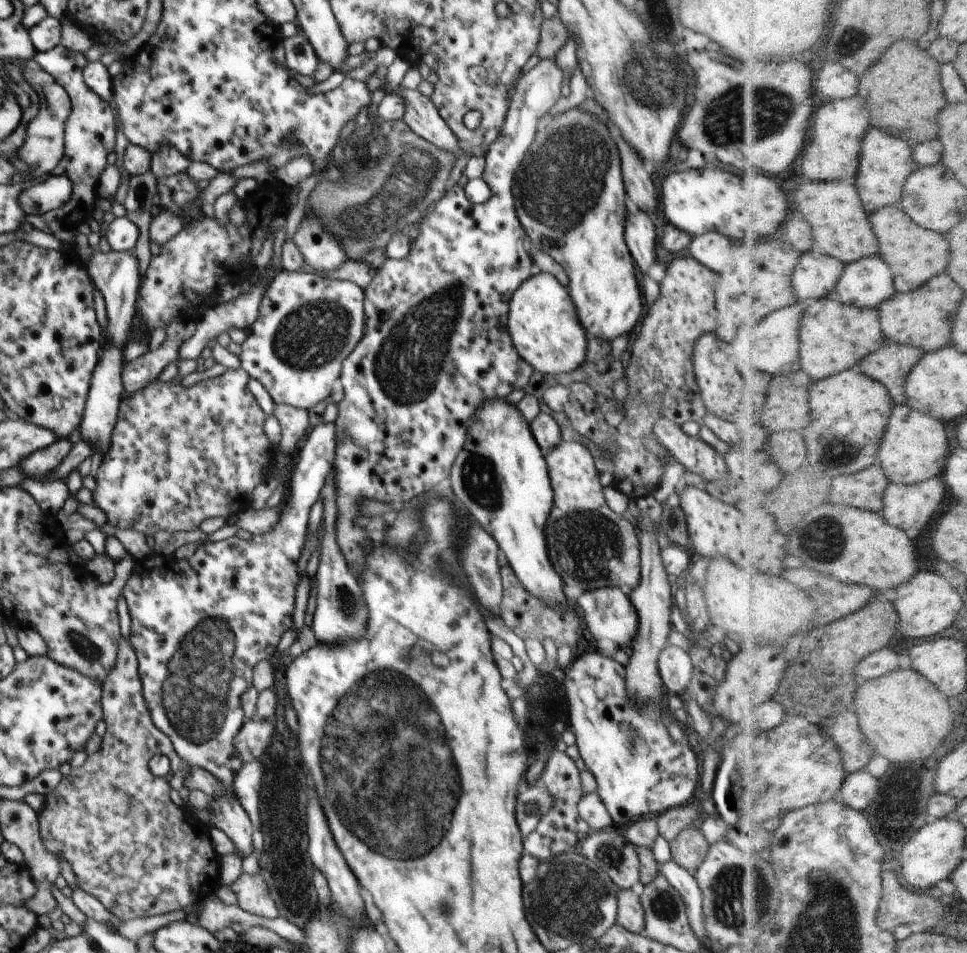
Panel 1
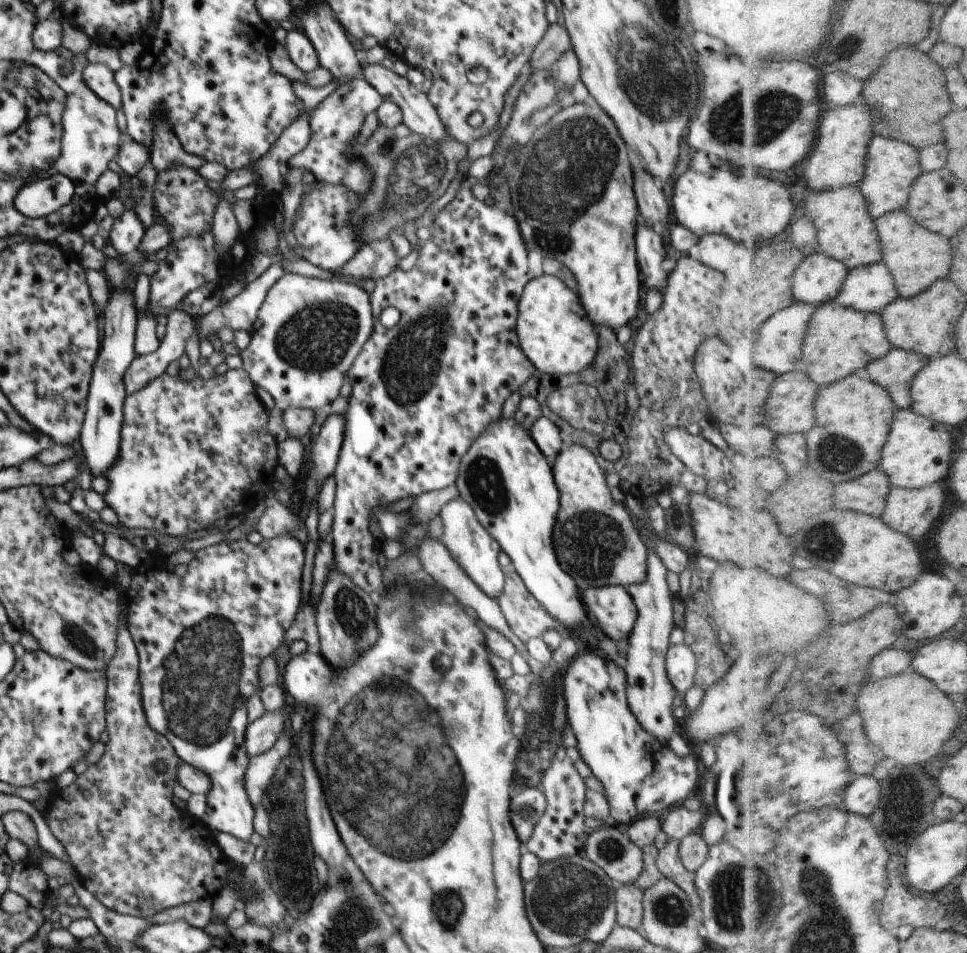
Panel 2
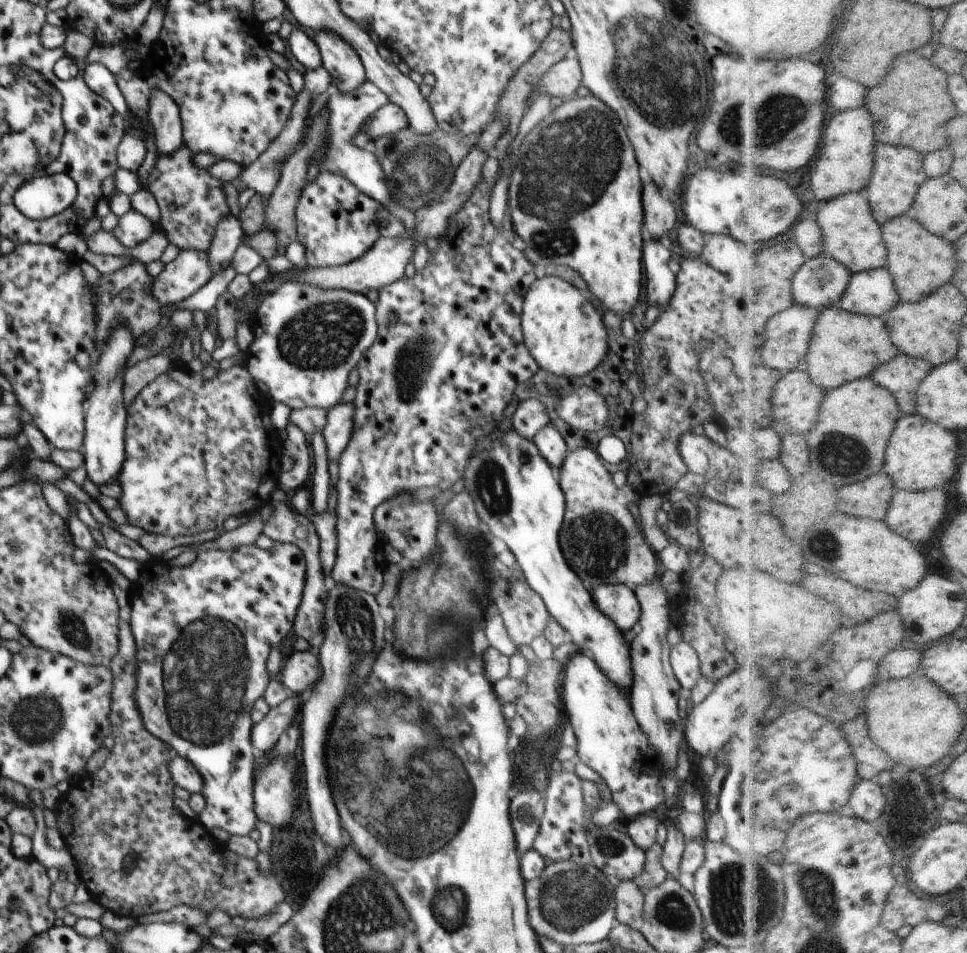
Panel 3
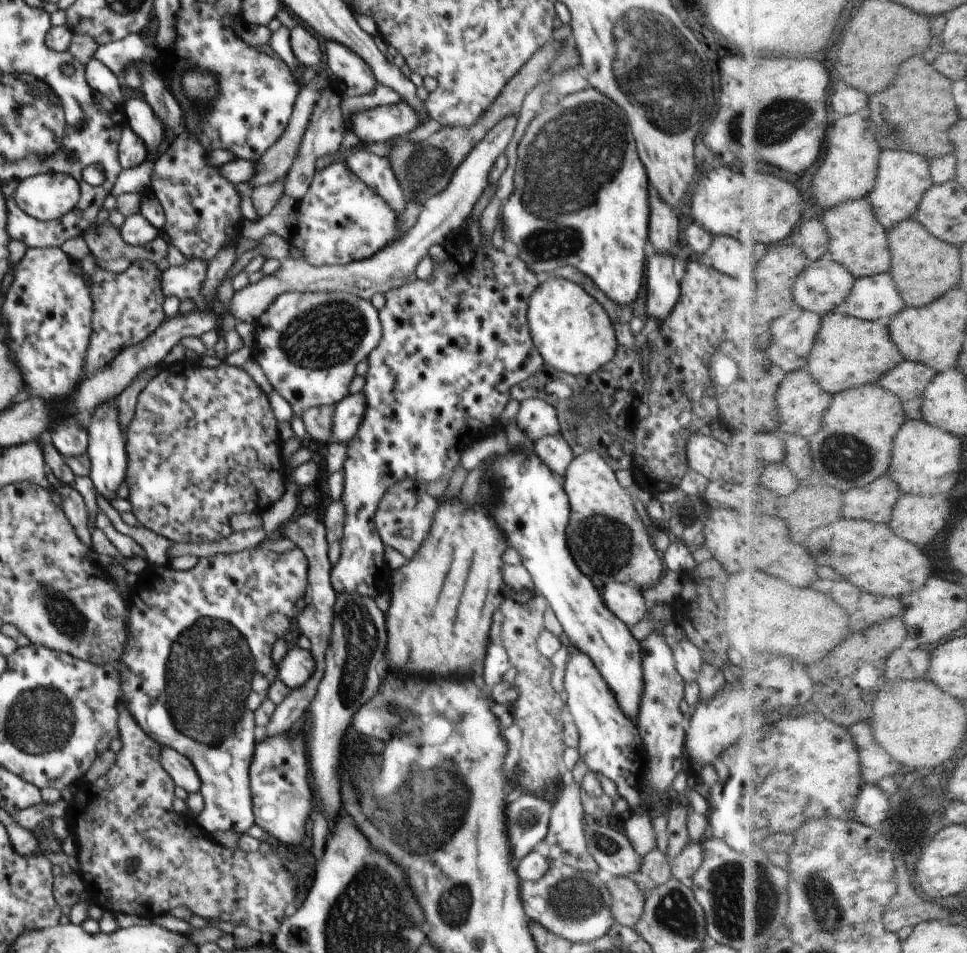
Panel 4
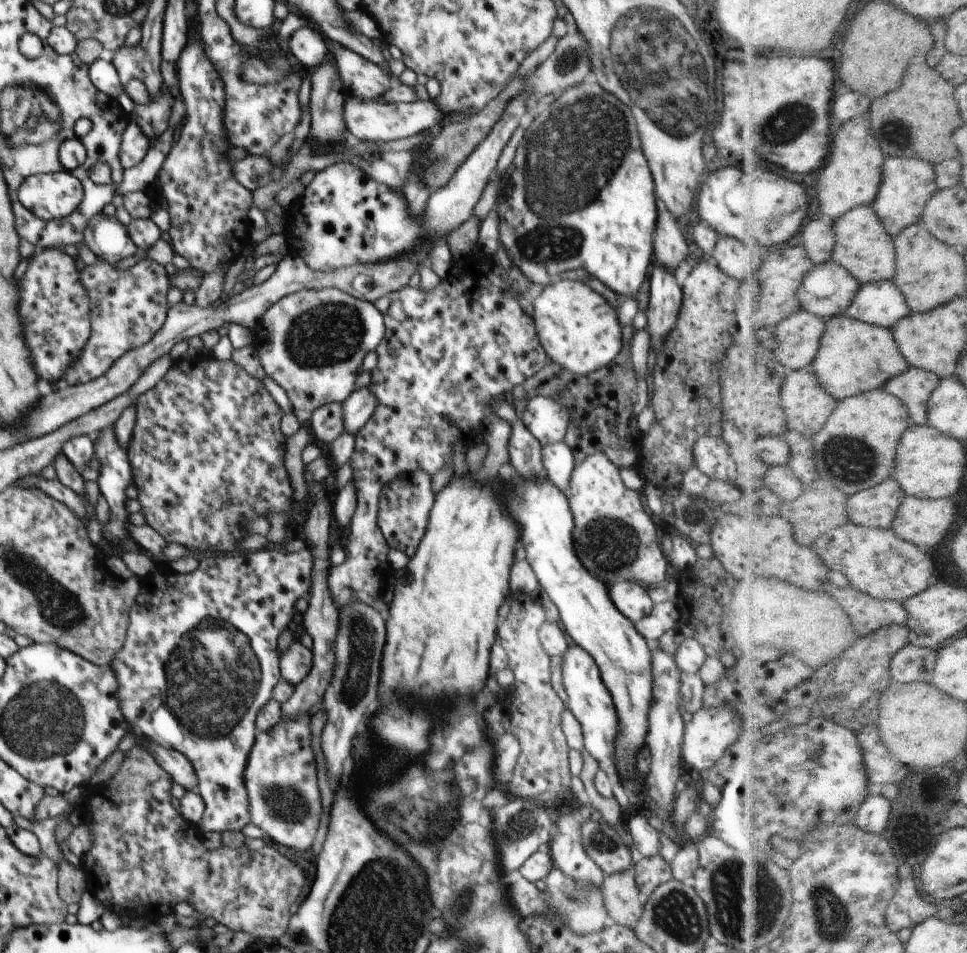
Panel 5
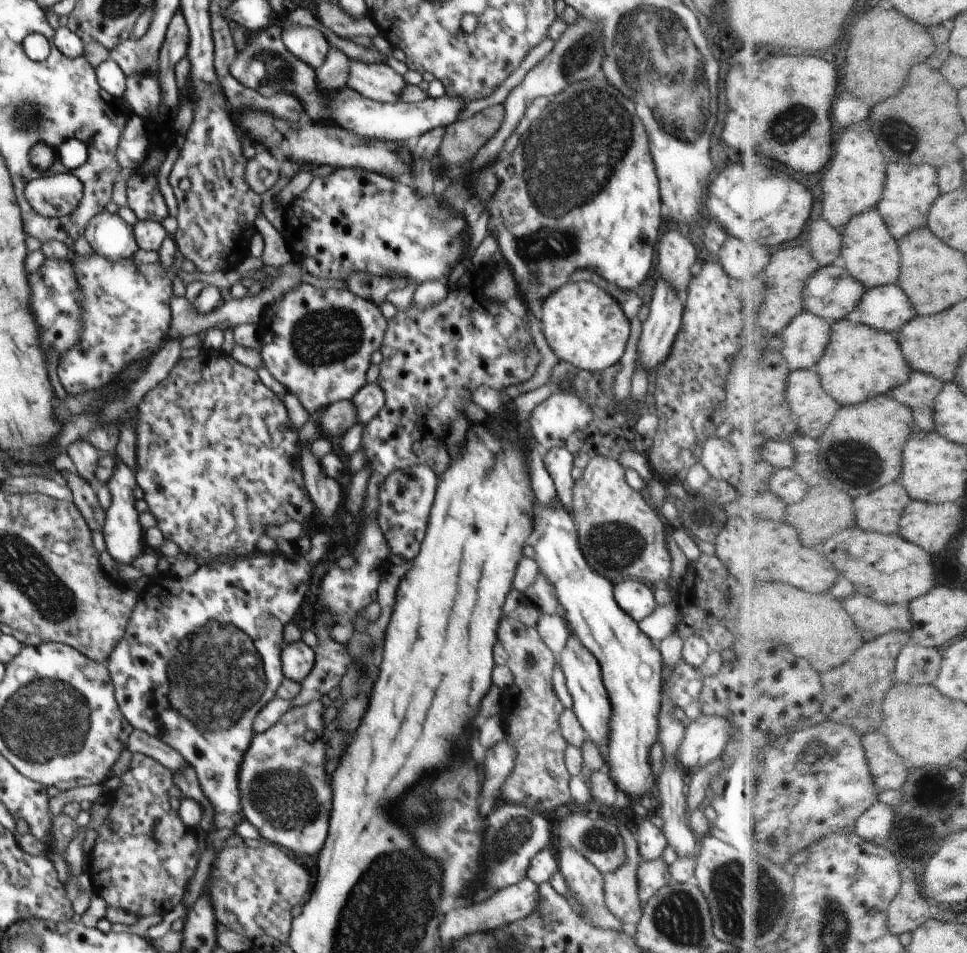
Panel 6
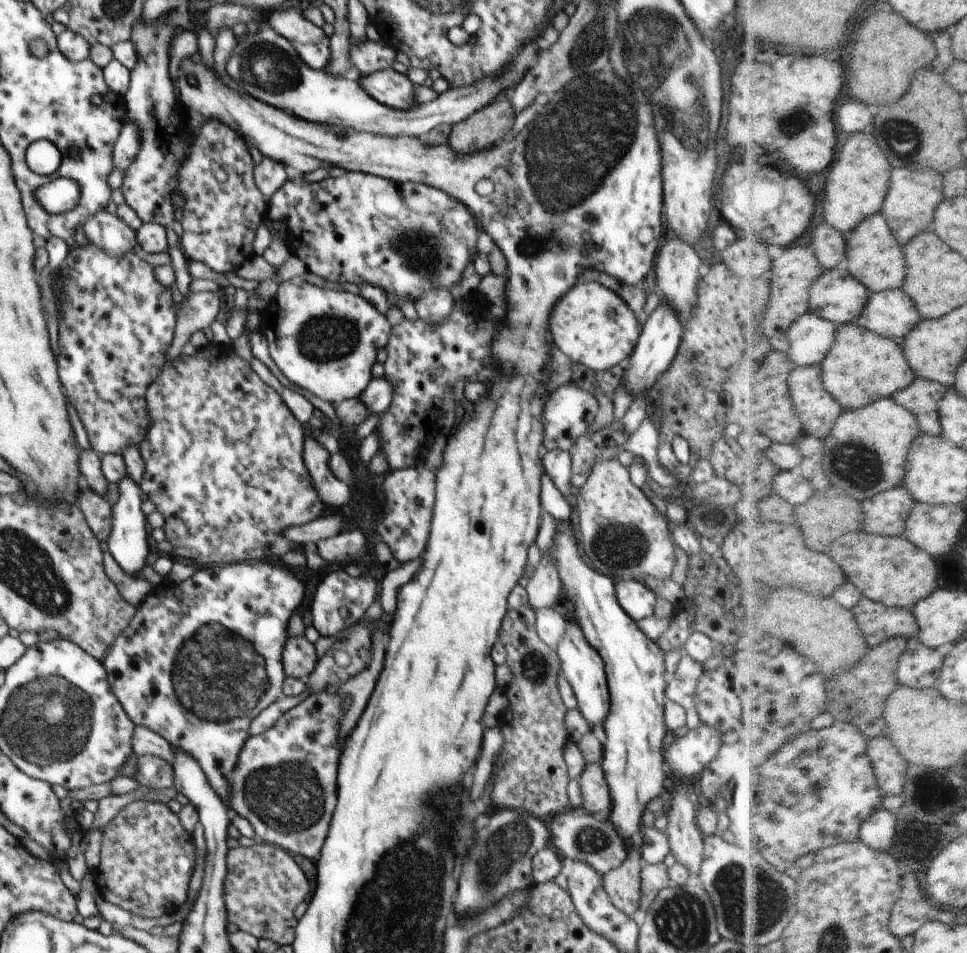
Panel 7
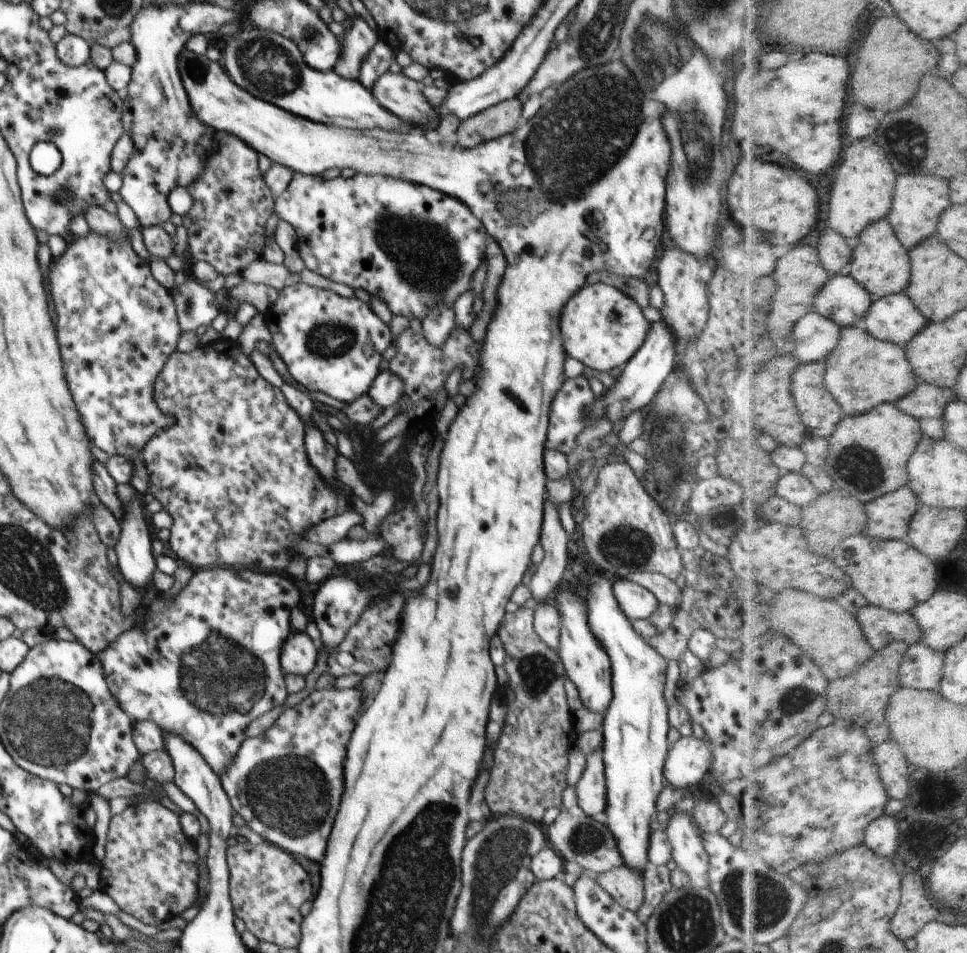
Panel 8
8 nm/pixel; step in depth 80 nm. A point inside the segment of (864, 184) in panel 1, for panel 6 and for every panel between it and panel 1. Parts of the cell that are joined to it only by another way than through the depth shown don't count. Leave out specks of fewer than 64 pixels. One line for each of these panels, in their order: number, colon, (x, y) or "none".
2: (894, 166)
3: (900, 172)
4: (905, 177)
5: (909, 186)
6: (912, 191)

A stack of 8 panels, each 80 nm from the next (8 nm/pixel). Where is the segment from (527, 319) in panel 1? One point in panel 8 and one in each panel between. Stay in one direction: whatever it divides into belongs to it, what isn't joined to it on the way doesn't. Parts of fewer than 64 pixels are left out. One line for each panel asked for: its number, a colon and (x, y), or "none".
2: (555, 334)
3: (563, 328)
4: (569, 329)
5: (578, 330)
6: (583, 325)
7: (592, 325)
8: (602, 327)

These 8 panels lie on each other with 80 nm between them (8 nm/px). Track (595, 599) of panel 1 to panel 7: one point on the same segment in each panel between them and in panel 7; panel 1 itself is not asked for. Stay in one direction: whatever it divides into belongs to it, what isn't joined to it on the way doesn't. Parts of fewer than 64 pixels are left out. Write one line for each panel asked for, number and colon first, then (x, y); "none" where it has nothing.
2: (612, 610)
3: (618, 602)
4: (626, 602)
5: (632, 599)
6: (636, 598)
7: (636, 600)

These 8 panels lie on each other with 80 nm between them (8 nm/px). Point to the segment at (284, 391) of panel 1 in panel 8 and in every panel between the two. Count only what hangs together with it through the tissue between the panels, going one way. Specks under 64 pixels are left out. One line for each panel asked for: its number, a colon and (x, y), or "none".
2: (307, 333)
3: (307, 340)
4: (308, 344)
5: (312, 343)
6: (317, 343)
7: (325, 341)
8: (332, 344)

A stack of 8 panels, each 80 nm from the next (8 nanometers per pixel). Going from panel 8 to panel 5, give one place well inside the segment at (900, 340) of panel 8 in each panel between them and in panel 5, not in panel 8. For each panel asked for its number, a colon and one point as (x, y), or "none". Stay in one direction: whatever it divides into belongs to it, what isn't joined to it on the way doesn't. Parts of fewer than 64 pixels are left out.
5: (884, 303)
6: (889, 308)
7: (894, 314)

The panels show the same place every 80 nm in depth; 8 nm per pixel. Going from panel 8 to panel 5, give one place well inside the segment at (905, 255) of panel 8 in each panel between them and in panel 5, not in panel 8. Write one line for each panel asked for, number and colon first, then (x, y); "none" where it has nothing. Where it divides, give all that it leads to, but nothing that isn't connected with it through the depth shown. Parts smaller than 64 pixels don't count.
5: (865, 246)
6: (871, 252)
7: (875, 255)

